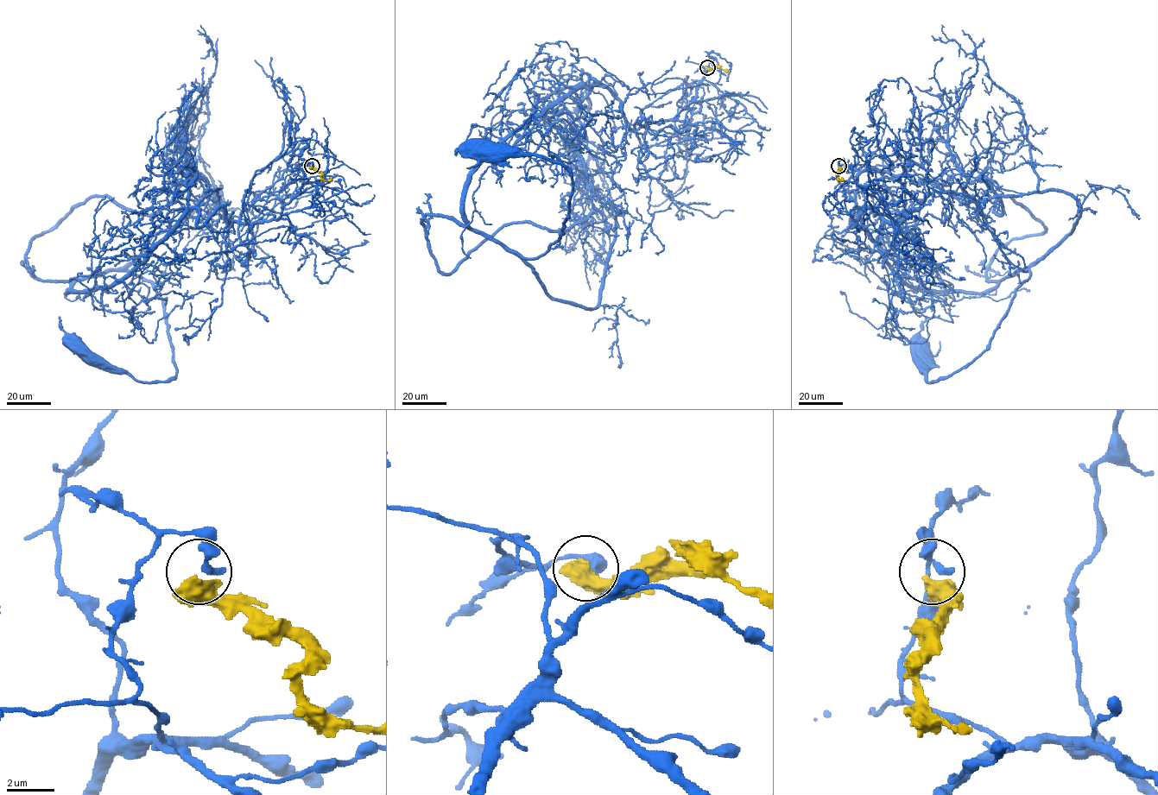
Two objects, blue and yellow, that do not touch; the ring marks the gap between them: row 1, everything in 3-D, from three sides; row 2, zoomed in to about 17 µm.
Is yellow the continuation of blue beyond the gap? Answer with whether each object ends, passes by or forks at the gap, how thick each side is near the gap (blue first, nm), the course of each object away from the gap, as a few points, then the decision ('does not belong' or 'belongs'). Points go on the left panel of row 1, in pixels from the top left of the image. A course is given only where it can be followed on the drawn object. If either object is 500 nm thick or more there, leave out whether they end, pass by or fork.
360 nm thick on the blue side, 550 nm on the other; blue runs (312, 166), (278, 217), (199, 226), (193, 208), (126, 274), (72, 286), (148, 281), (176, 375), (86, 356); yellow runs (311, 167), (321, 173), (321, 177), (326, 180), (332, 179); does not belong

